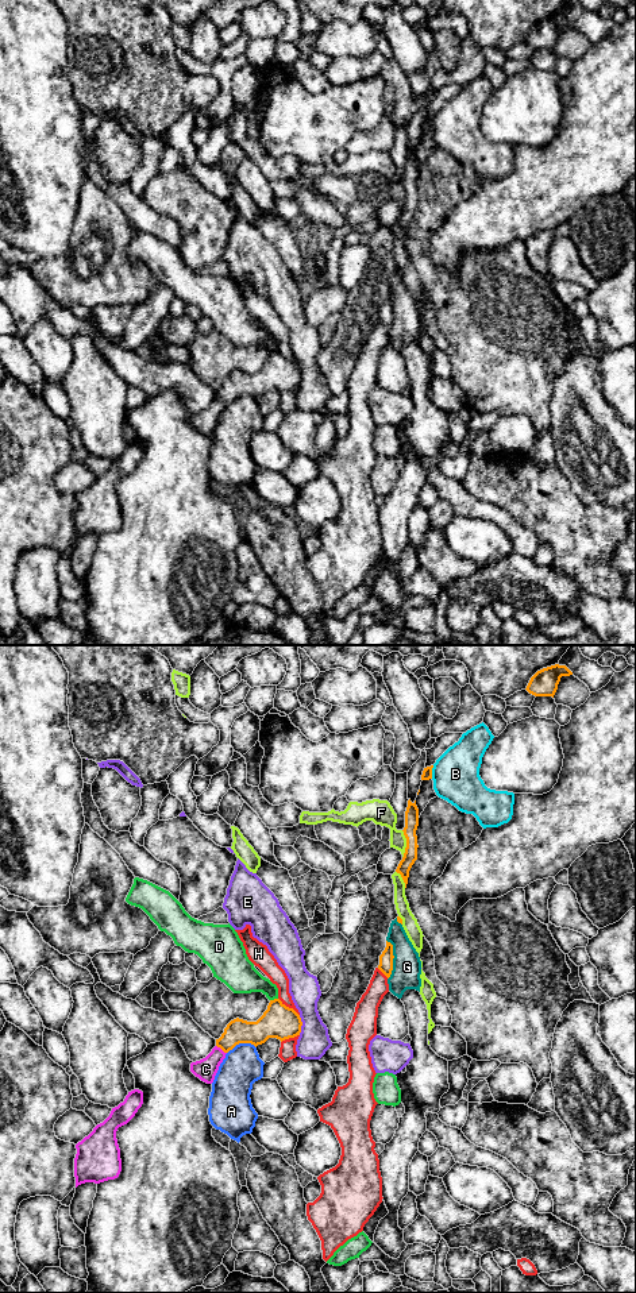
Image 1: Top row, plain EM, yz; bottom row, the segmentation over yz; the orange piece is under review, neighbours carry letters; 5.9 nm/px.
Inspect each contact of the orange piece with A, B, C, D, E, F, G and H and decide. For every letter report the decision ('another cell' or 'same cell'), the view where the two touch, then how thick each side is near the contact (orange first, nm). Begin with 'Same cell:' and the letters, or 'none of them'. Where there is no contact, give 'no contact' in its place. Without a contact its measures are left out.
Same cell: C
A: another cell; contact in yz; calibres 190 and 240 nm
B: another cell; contact in yz; calibres 60 and 280 nm
C: same cell; contact in yz; calibres 140 and 140 nm
D: another cell; contact in yz; calibres 200 and 200 nm
E: another cell; contact in yz; calibres 200 and 190 nm
F: another cell; contact in yz; calibres 80 and 140 nm
G: another cell; contact in yz; calibres 80 and 180 nm
H: another cell; contact in yz; calibres 200 and 100 nm

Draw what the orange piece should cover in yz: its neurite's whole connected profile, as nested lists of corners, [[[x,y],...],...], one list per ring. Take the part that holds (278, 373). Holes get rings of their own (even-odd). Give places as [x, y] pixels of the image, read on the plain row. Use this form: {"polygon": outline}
{"polygon": [[[280,351],[270,352],[267,362],[257,374],[243,371],[231,373],[224,385],[216,391],[216,398],[203,412],[190,416],[190,424],[207,436],[212,436],[226,406],[239,395],[251,395],[255,400],[269,390],[281,394],[301,385],[301,370]]]}

